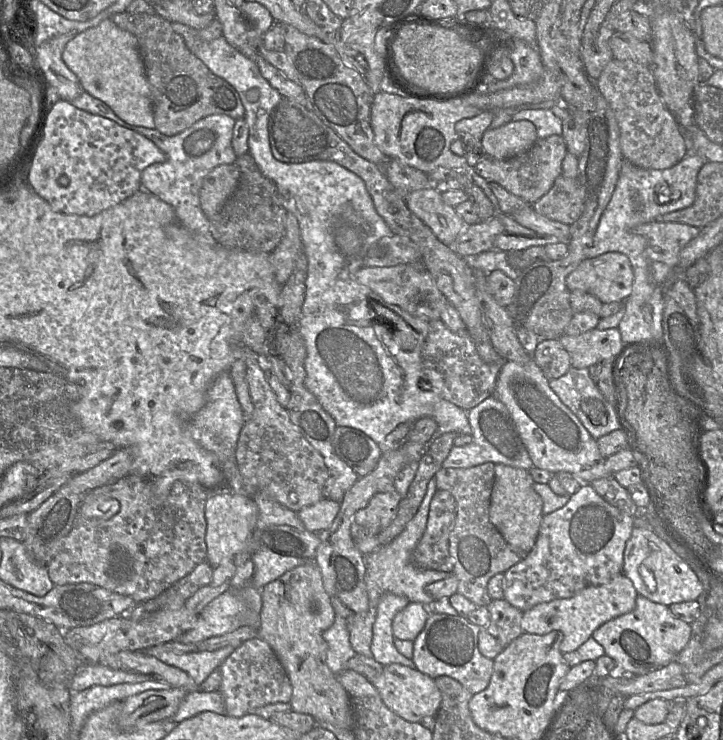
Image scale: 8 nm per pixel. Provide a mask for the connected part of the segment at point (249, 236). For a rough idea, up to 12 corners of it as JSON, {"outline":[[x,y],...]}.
{"outline":[[249,152],[209,219],[222,248],[270,254],[288,211]]}

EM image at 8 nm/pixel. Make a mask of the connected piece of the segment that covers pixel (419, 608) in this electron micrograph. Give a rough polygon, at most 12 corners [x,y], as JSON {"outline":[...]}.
{"outline":[[409,602],[392,621],[395,638],[413,641],[430,612]]}

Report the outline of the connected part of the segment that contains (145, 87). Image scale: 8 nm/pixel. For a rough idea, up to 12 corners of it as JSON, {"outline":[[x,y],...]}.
{"outline":[[103,20],[62,59],[87,93],[154,129],[136,37]]}

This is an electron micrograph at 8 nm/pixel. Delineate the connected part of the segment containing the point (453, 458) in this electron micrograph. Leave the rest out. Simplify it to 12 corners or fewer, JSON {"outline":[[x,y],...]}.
{"outline":[[491,395],[467,412],[472,441],[444,468],[487,462],[531,470],[506,406]]}

